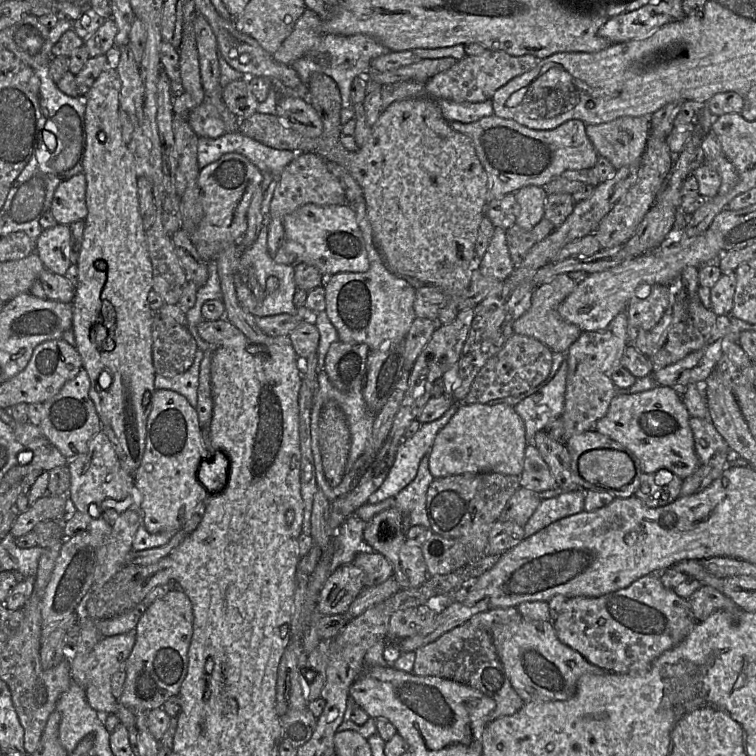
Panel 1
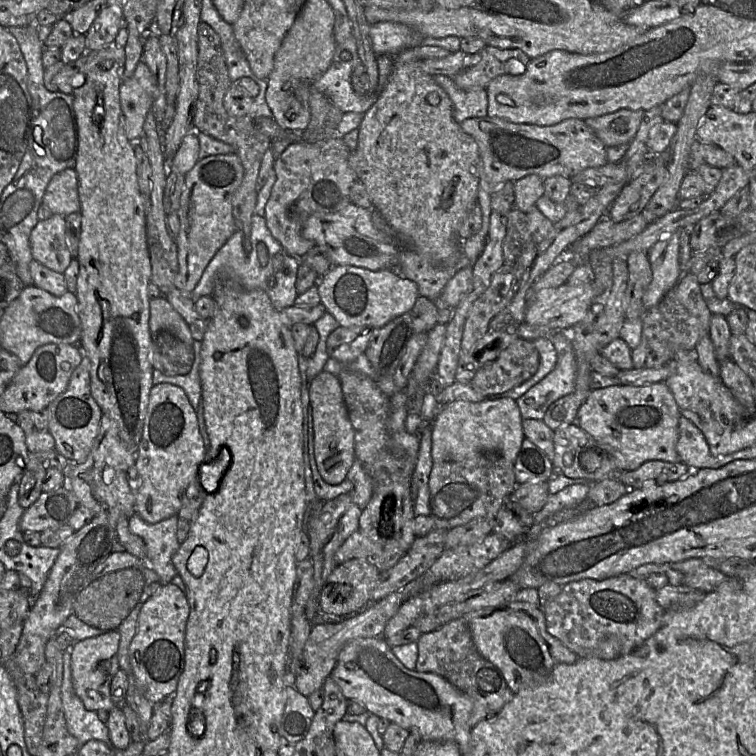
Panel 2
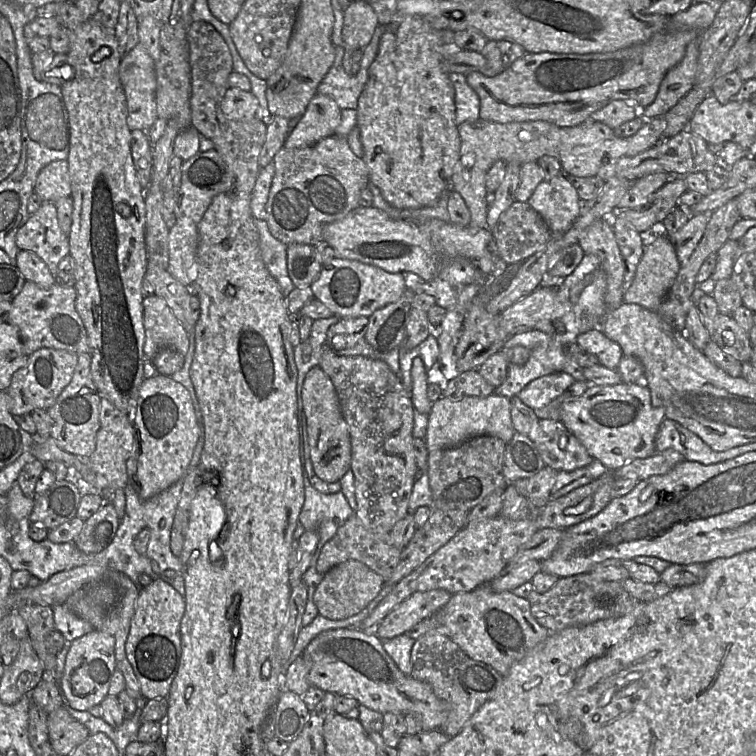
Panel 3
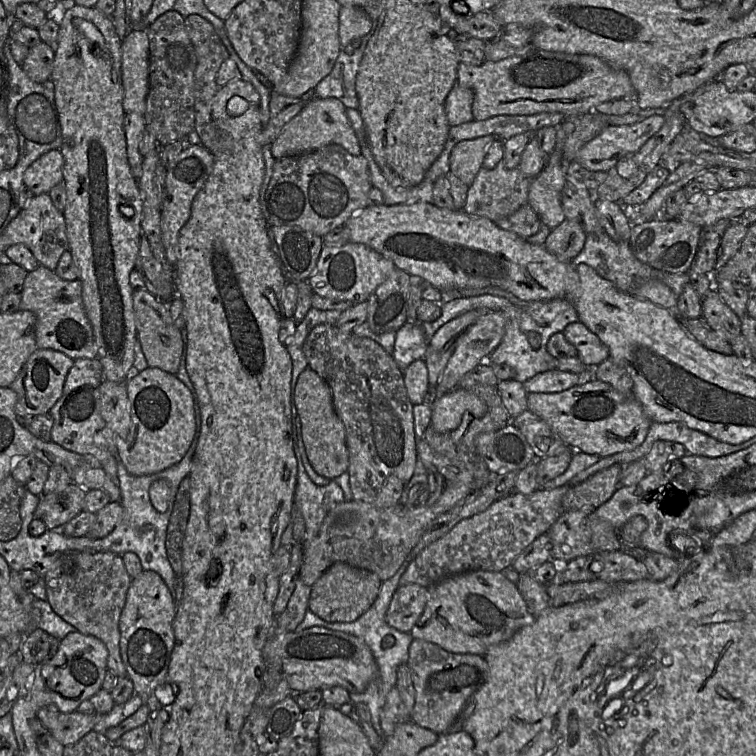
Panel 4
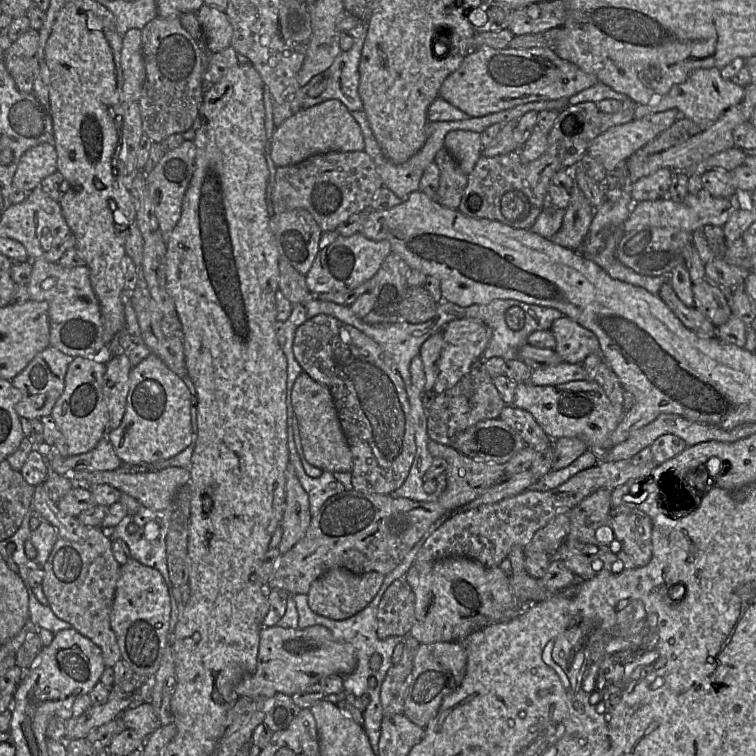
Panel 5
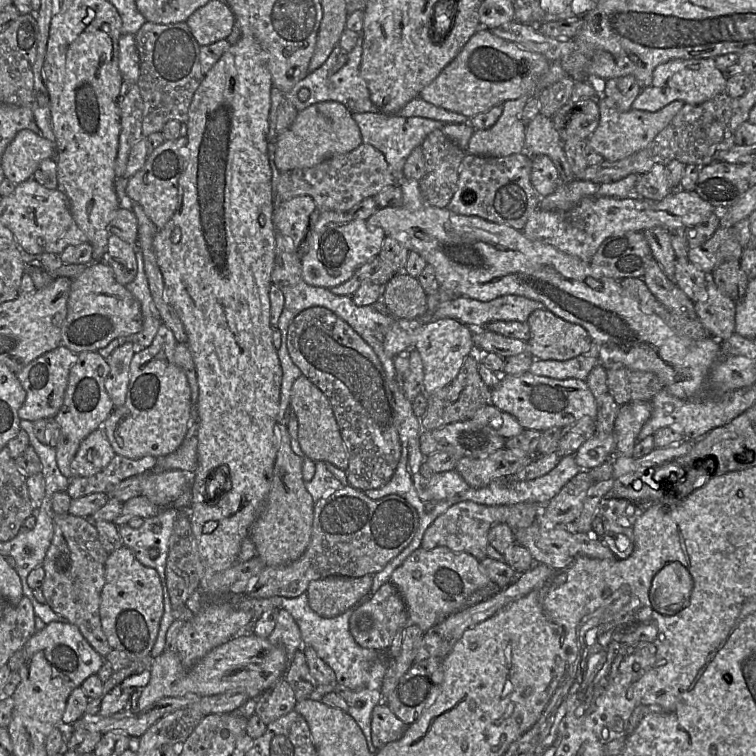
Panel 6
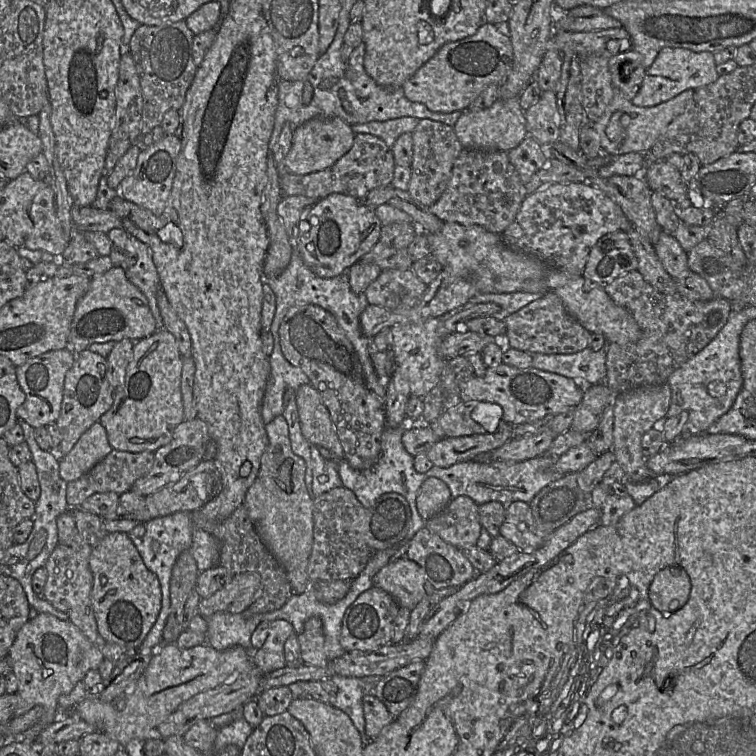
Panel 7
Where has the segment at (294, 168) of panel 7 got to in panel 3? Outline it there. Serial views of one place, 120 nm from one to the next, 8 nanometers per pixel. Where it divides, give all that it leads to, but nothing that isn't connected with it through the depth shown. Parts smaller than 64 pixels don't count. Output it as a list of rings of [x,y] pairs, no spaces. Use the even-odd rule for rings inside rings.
[[[316,94],[295,128],[287,135],[284,148],[299,149],[311,146],[336,134],[341,123],[341,109],[330,97]]]

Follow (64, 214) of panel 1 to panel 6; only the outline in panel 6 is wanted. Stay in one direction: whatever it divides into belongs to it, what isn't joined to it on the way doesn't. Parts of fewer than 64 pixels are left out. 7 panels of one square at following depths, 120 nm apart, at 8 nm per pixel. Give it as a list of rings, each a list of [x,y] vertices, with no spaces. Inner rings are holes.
[[[20,130],[2,155],[5,178],[14,184],[33,178],[40,163],[55,155],[55,143],[31,130]]]

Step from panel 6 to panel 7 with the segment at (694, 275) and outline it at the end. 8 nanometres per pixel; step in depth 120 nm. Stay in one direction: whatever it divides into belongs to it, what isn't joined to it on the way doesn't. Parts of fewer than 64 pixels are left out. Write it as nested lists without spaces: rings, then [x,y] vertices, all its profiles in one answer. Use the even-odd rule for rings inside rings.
[[[662,231],[653,246],[663,267],[673,279],[682,278],[692,272],[688,267],[687,252],[673,236]]]

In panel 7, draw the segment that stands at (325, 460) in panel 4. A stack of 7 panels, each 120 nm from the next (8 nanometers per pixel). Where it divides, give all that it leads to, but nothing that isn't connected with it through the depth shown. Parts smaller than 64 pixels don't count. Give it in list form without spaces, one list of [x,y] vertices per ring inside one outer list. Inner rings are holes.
[[[311,383],[303,384],[296,390],[296,403],[301,430],[307,441],[329,450],[335,460],[343,459],[344,451],[330,413]]]

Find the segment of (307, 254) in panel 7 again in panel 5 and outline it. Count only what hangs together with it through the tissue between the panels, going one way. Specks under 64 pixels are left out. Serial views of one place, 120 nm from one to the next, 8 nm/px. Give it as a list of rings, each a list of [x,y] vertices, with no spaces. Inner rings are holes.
[[[336,230],[323,232],[319,242],[319,251],[305,275],[307,287],[313,295],[355,289],[374,277],[391,252],[389,241],[374,241],[365,237],[361,232],[348,237],[341,236]]]

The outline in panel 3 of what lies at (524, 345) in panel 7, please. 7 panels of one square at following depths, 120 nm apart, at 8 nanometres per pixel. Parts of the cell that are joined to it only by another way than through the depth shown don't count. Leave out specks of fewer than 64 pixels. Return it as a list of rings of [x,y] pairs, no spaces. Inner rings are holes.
[[[595,328],[578,335],[577,343],[587,352],[595,355],[599,364],[609,369],[616,370],[623,356],[620,345]]]

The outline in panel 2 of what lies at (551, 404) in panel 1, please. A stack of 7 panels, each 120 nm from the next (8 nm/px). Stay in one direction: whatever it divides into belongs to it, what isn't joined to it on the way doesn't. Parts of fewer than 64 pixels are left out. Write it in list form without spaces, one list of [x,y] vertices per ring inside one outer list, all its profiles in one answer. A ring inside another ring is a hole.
[[[557,331],[551,342],[557,352],[553,371],[516,400],[522,419],[543,420],[549,406],[574,393],[577,363],[568,331]]]

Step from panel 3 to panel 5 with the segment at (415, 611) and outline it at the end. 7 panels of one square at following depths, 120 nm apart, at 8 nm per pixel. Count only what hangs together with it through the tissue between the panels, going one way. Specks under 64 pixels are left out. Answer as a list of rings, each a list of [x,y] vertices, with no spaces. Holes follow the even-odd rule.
[[[405,579],[393,581],[383,593],[377,611],[377,636],[386,639],[391,636],[404,637],[415,621],[414,593]]]

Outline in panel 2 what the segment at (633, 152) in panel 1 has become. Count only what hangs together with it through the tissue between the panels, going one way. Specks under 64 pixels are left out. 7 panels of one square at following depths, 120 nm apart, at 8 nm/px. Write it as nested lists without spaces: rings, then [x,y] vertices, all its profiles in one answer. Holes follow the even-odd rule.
[[[620,109],[585,121],[606,147],[612,147],[629,144],[634,139],[643,114],[643,110]]]

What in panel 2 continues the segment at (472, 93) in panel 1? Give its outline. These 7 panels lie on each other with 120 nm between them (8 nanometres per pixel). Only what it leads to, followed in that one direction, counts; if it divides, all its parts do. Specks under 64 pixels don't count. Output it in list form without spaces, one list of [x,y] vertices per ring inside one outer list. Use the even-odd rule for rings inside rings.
[[[486,45],[452,78],[461,90],[486,89],[497,76],[523,74],[530,60],[520,49]]]

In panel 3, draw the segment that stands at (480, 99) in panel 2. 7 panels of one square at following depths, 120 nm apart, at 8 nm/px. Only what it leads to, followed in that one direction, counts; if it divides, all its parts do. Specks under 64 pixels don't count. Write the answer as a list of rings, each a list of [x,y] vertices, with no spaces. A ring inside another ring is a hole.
[[[460,73],[449,74],[455,89],[455,122],[457,126],[464,122],[474,122],[480,119],[480,99],[469,86],[466,76]]]

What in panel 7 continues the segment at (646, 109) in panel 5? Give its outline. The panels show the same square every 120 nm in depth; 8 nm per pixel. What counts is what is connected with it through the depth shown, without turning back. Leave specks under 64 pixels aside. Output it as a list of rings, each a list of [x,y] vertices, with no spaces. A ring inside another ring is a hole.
[[[666,47],[660,50],[653,64],[645,70],[638,93],[631,101],[638,107],[653,107],[671,100],[688,89],[699,89],[719,78],[712,52],[694,52],[685,48]]]

